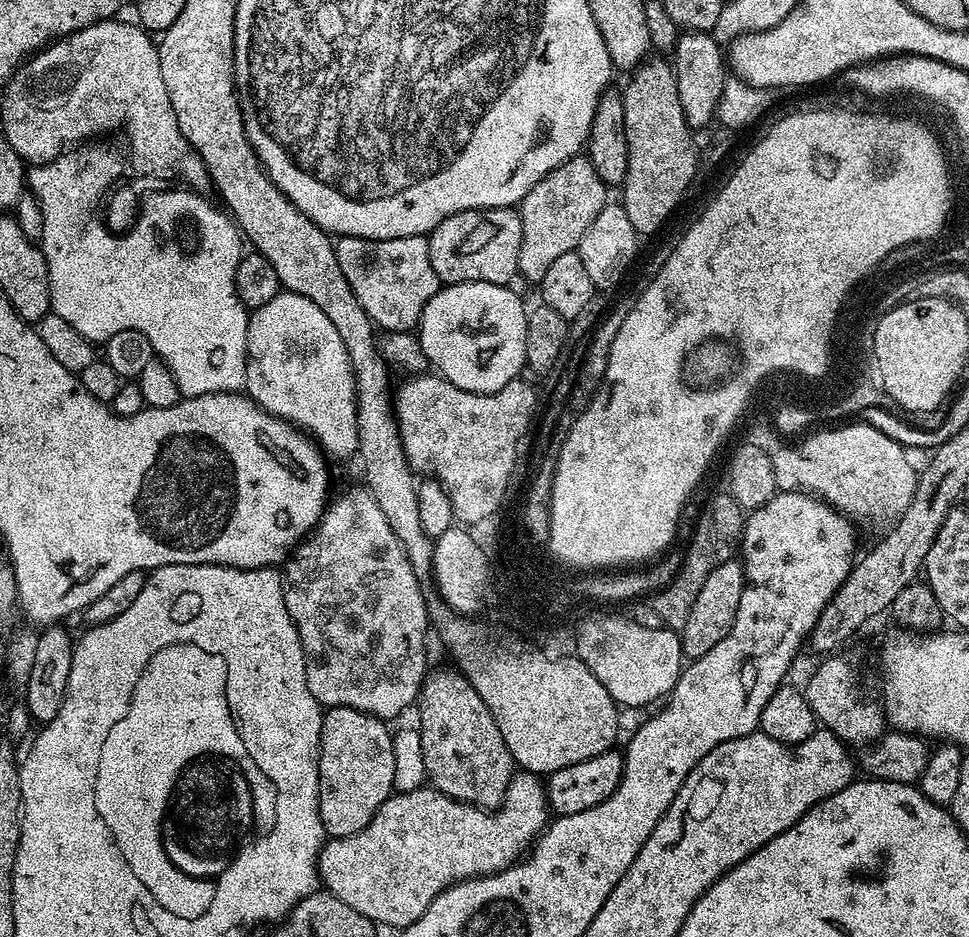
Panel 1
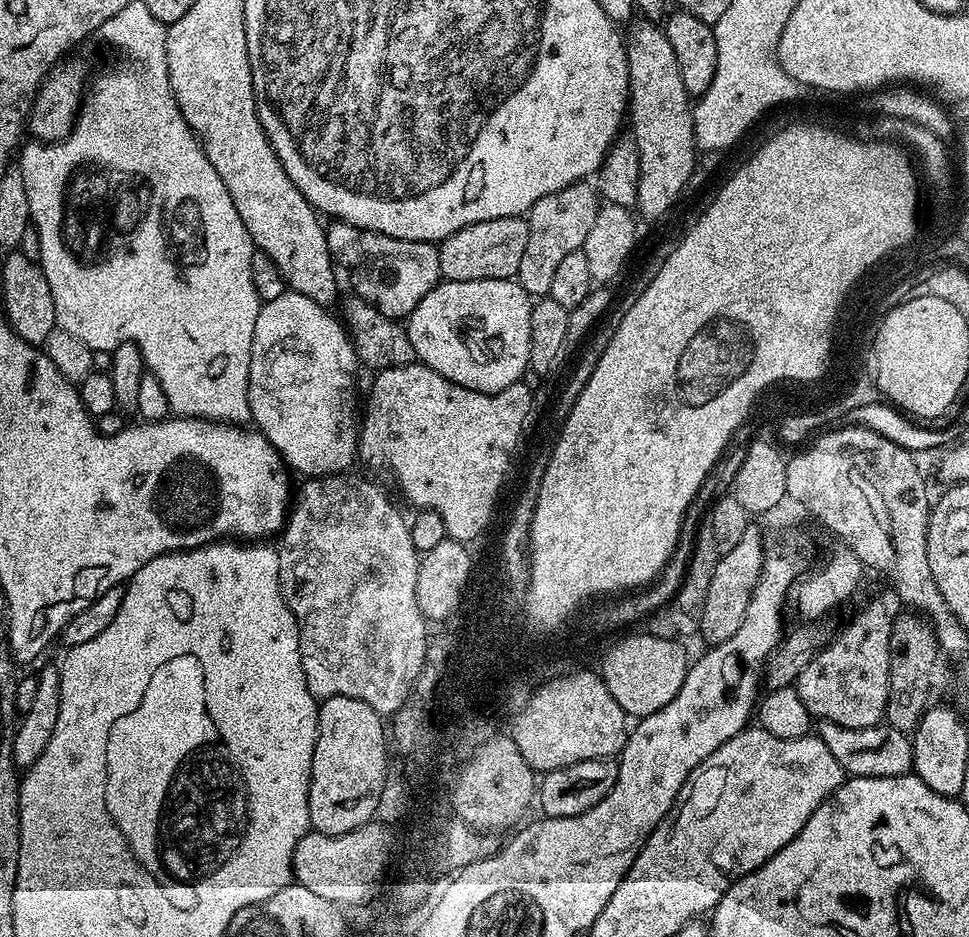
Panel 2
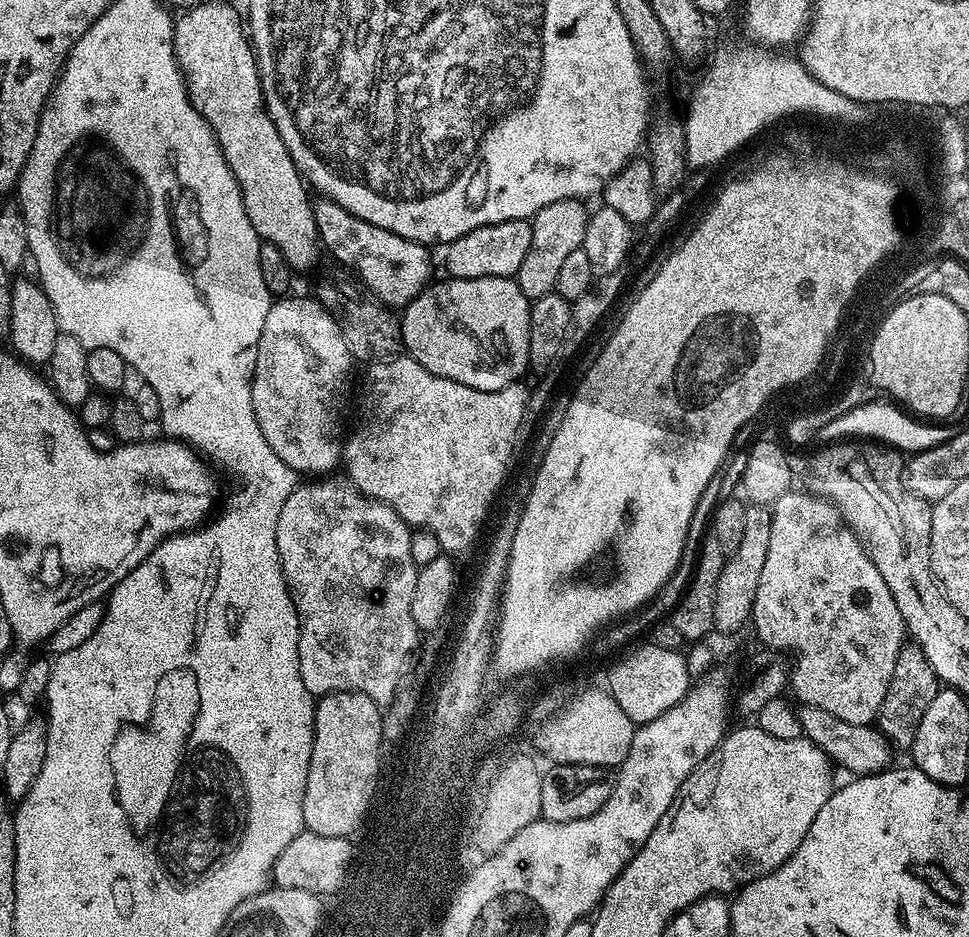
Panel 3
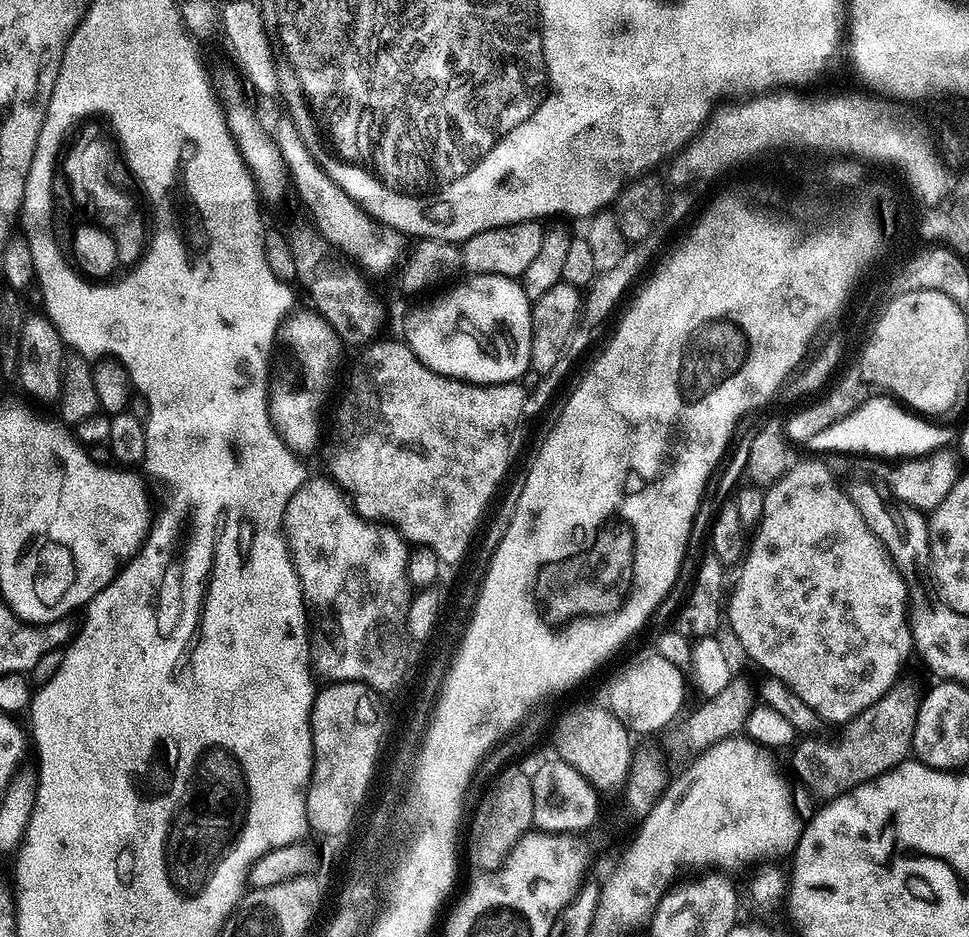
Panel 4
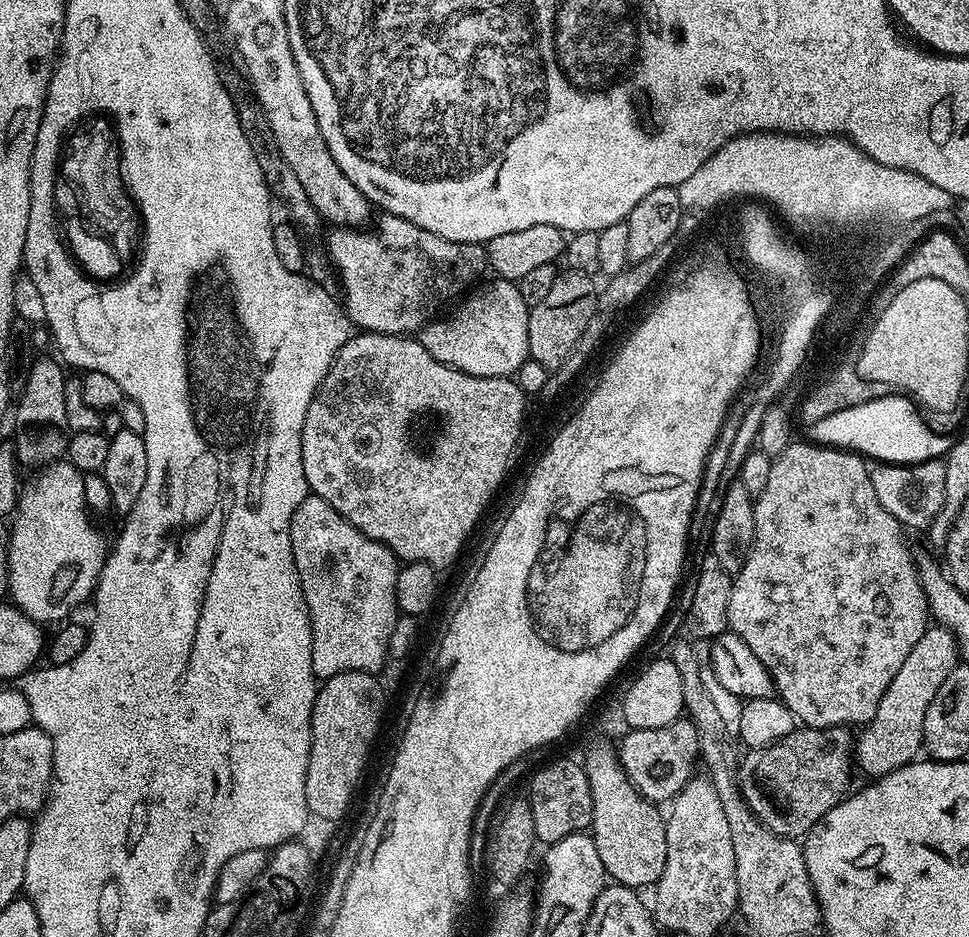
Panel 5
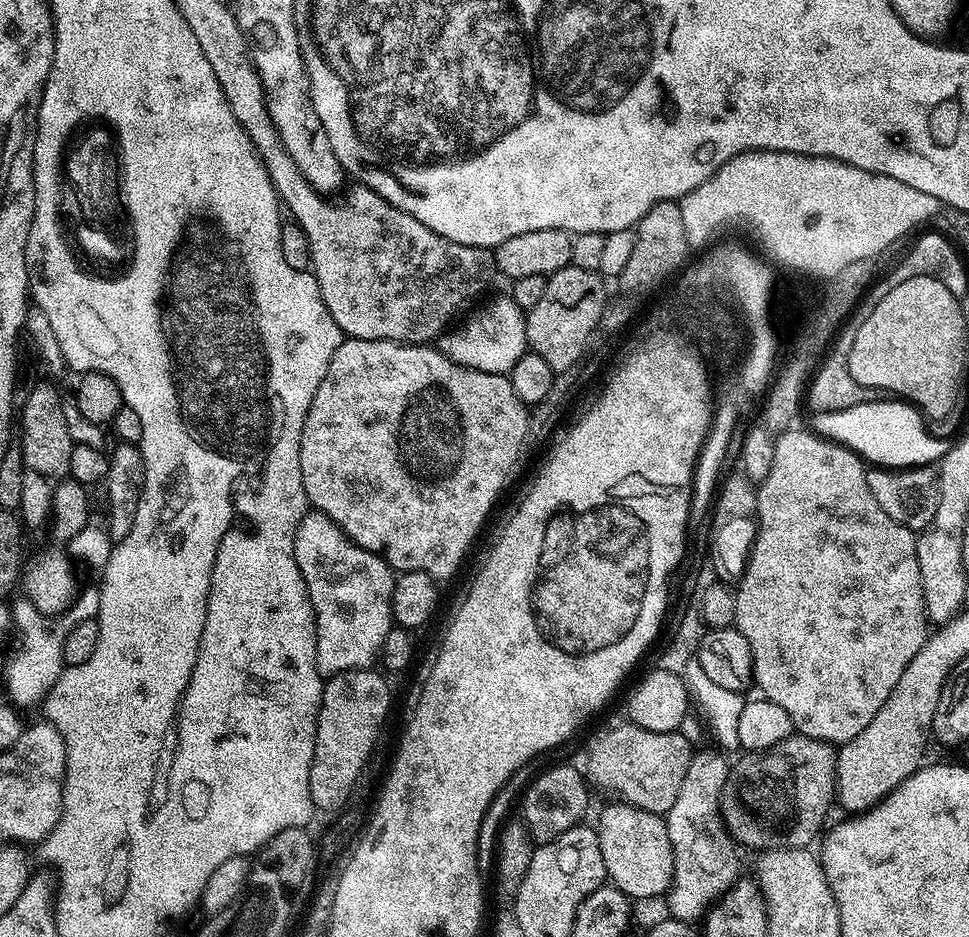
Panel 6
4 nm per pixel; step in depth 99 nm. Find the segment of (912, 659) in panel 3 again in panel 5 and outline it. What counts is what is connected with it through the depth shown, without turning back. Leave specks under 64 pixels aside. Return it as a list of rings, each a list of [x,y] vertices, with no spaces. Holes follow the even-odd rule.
[[[800,726],[770,746],[743,753],[738,764],[740,795],[762,826],[779,836],[803,838],[835,804],[844,799],[848,775],[854,772],[850,759],[854,752],[854,736],[848,732],[851,731],[844,726]],[[780,808],[784,811],[784,824],[780,824]]]

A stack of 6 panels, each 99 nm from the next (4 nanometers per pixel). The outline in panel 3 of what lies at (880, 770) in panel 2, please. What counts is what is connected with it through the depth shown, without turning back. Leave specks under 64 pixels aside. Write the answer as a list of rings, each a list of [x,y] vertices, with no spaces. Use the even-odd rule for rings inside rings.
[[[800,704],[796,708],[796,714],[803,739],[809,740],[811,744],[817,744],[833,765],[841,764],[846,771],[852,772],[848,774],[853,777],[874,776],[885,771],[893,763],[891,745],[872,724],[842,722],[842,718],[834,718],[834,714],[822,710],[822,706],[809,704]]]

